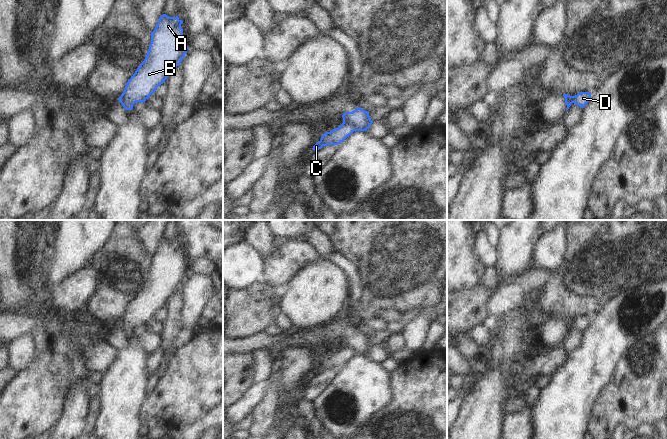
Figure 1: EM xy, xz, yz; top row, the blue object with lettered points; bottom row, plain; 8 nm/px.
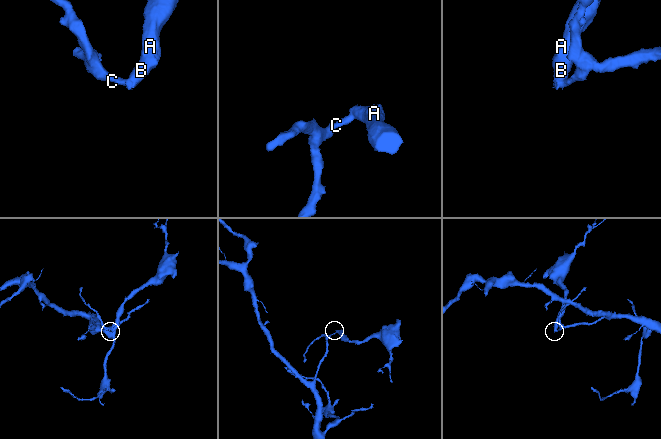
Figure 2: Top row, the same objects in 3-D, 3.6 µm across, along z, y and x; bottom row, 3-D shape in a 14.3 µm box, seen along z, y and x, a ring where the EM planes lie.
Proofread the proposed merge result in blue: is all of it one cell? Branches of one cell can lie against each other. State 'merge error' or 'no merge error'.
merge error

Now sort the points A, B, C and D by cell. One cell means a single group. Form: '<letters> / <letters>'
A B / C D

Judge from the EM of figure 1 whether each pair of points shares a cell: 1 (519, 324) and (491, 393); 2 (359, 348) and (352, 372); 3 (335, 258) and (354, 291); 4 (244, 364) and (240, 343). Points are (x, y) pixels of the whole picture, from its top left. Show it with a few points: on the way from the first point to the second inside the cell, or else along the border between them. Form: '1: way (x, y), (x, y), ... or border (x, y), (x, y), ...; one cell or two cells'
1: way (512, 341), (511, 346), (503, 354), (499, 376); one cell
2: border (355, 354), (364, 355); two cells
3: way (343, 265), (353, 275), (354, 283); one cell
4: border (251, 351), (233, 354); two cells

